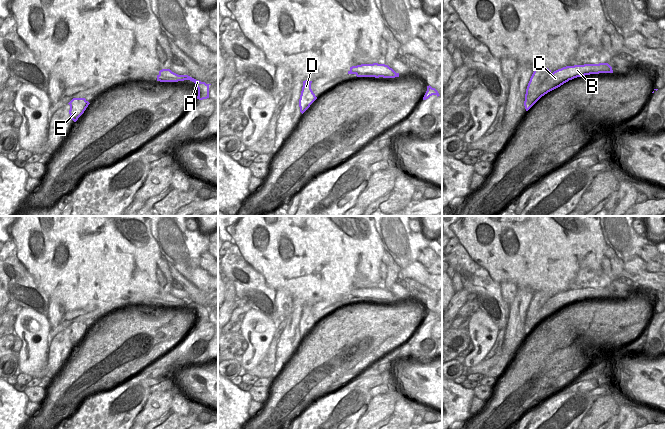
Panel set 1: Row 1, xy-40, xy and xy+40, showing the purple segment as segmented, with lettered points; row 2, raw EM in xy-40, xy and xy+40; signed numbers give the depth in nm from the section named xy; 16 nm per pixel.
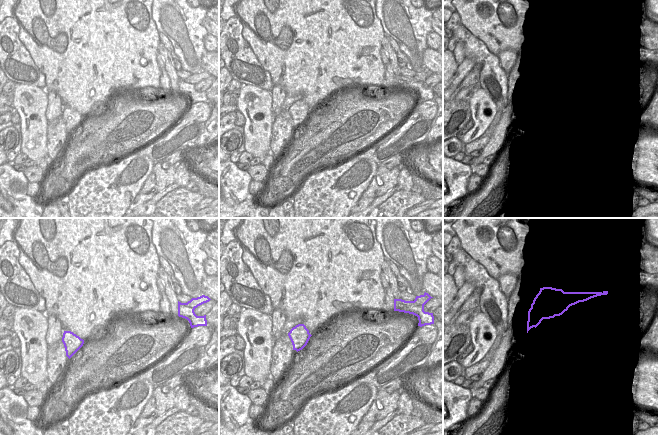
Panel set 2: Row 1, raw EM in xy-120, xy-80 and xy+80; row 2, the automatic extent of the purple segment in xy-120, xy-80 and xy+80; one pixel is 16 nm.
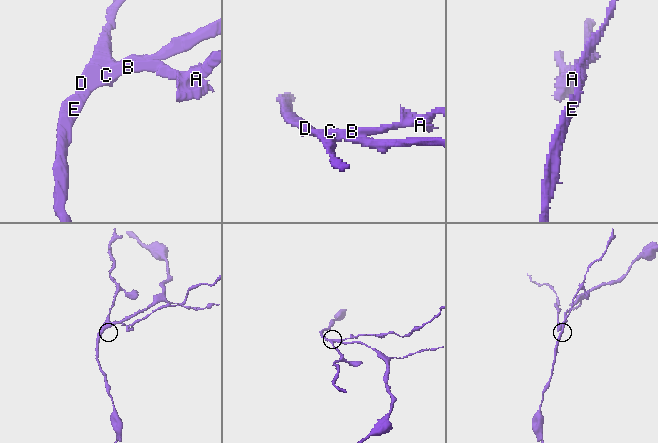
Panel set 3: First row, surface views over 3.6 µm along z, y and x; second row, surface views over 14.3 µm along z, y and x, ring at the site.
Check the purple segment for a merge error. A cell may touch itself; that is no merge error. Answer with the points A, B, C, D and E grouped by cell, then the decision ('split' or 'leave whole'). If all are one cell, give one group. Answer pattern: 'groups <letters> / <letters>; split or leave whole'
groups A D E / B C; split

